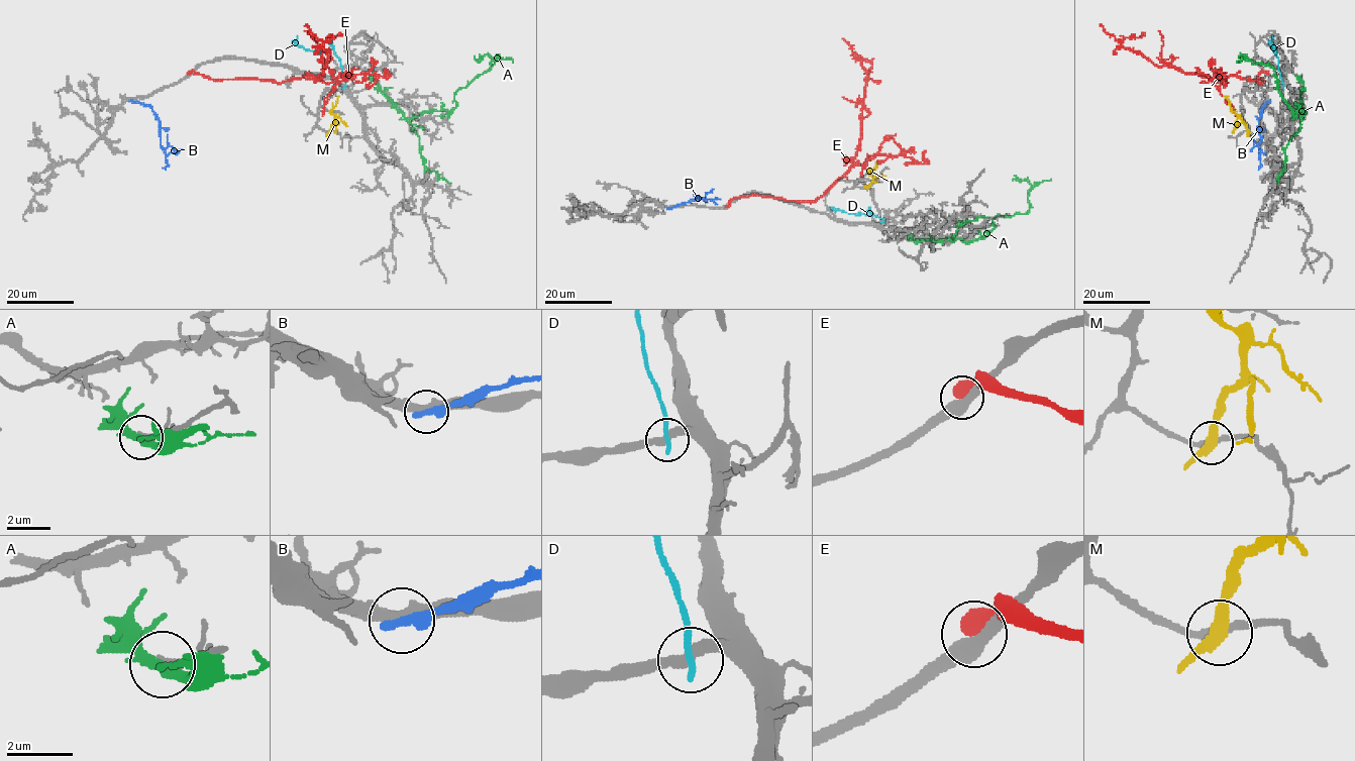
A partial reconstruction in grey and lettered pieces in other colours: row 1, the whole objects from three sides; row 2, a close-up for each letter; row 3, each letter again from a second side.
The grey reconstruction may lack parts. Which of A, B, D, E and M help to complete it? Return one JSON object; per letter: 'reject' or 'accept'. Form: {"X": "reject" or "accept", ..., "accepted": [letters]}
{"A": "reject", "B": "reject", "D": "reject", "E": "reject", "M": "reject", "accepted": []}

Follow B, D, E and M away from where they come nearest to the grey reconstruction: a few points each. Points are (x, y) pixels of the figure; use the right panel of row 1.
B: (1268, 100), (1261, 109), (1259, 121), (1260, 148)
D: (1283, 87), (1276, 48), (1275, 51), (1270, 44), (1272, 35)
E: (1267, 74), (1259, 74), (1260, 83), (1235, 76), (1213, 80), (1154, 66), (1119, 42), (1143, 34)
M: (1249, 132), (1232, 111), (1228, 96)

